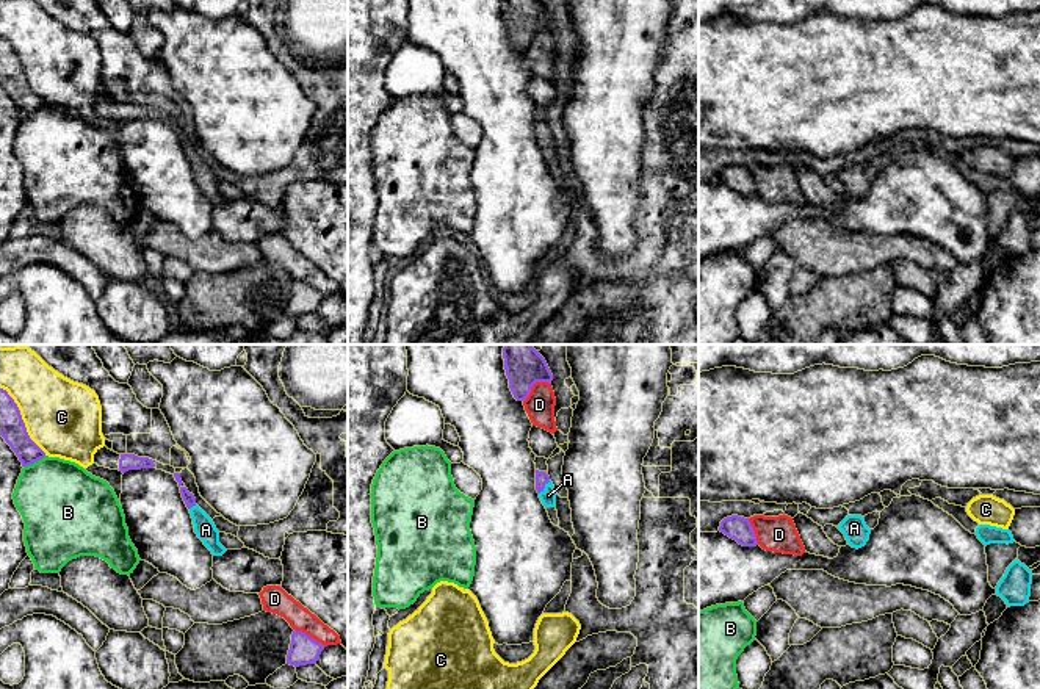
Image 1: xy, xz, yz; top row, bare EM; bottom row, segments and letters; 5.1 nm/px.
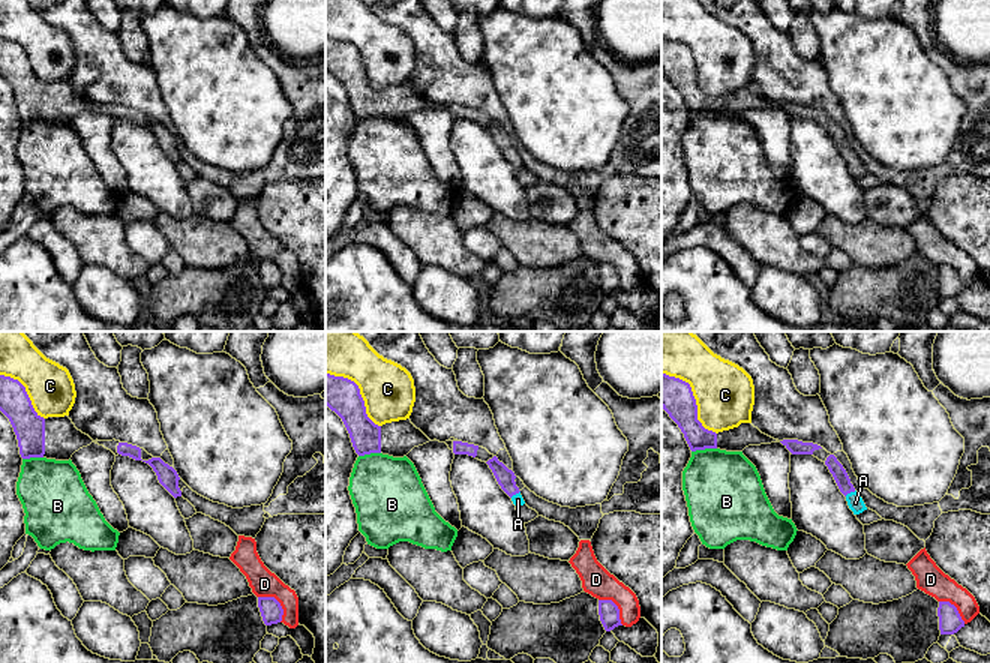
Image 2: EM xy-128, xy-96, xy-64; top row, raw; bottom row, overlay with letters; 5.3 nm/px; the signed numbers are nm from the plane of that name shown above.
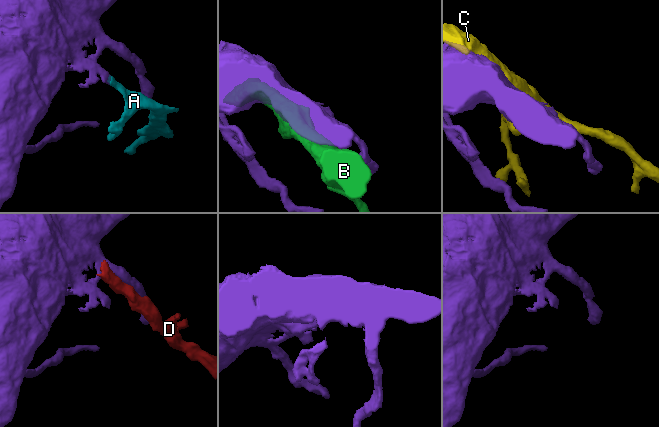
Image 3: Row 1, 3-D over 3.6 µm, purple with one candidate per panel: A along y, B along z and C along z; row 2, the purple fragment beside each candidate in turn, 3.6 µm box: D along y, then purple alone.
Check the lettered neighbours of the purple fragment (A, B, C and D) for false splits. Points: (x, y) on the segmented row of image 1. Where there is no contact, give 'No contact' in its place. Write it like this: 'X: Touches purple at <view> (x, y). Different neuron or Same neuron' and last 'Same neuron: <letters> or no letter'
A: Touches purple at xz (544, 487). Same neuron
B: Touches purple at xy (35, 461). Different neuron
C: Touches purple at xy (22, 420). Different neuron
D: Touches purple at xz (533, 384). Different neuron
Same neuron: A

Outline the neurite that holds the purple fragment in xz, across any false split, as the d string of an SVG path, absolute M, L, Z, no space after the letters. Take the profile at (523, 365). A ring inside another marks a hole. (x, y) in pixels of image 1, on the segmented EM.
M504 344L503 359L509 388L517 401L525 401L536 382L553 381L545 359L531 344Z

